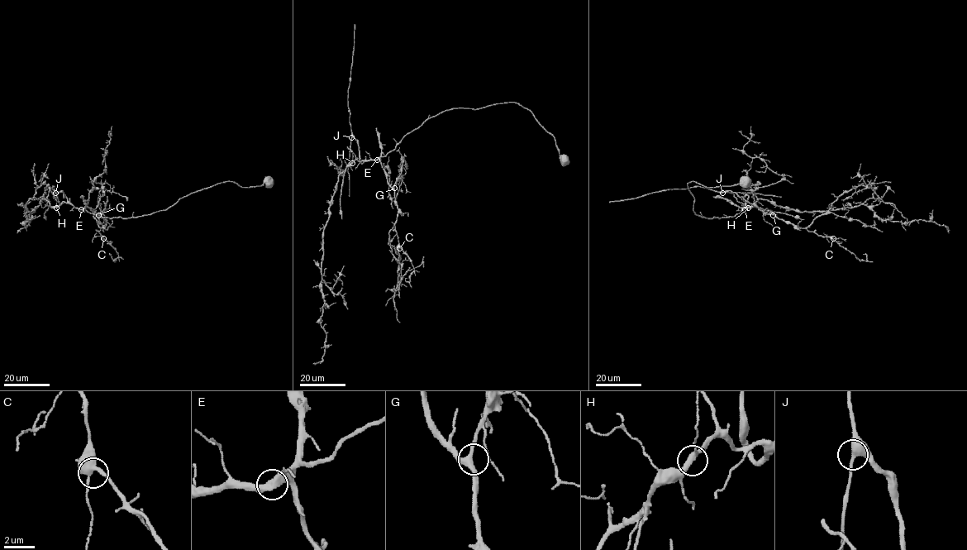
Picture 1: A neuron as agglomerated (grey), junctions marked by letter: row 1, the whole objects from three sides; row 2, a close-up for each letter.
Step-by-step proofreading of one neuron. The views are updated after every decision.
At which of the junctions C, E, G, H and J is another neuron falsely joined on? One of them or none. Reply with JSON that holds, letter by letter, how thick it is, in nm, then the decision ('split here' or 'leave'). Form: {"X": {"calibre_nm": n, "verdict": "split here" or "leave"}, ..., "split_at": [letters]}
{"C": {"calibre_nm": 400, "verdict": "leave"}, "E": {"calibre_nm": 340, "verdict": "leave"}, "G": {"calibre_nm": 320, "verdict": "leave"}, "H": {"calibre_nm": 320, "verdict": "leave"}, "J": {"calibre_nm": 360, "verdict": "leave"}, "split_at": []}

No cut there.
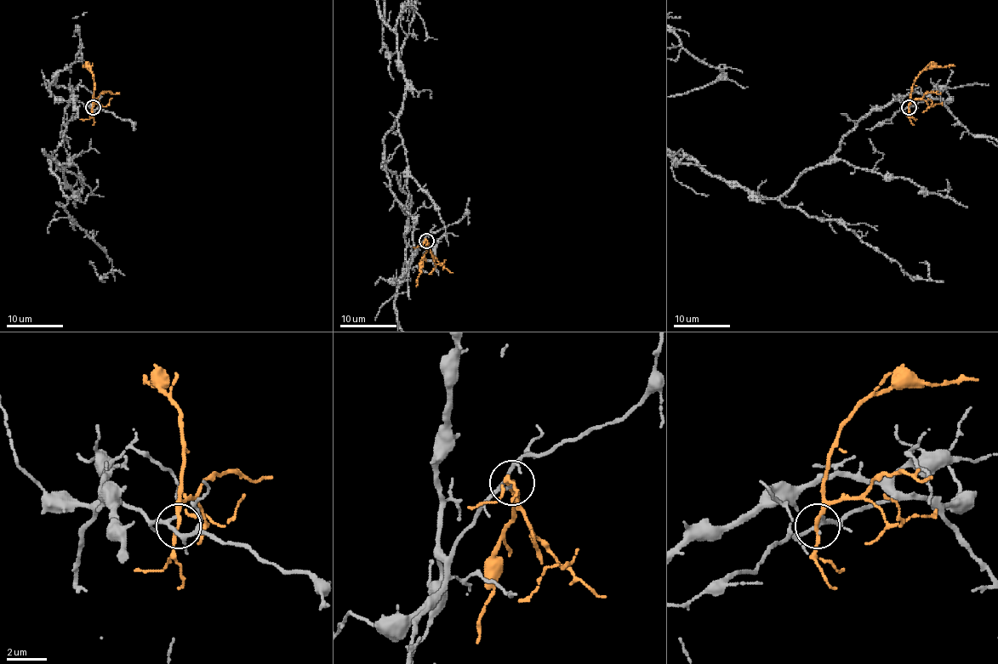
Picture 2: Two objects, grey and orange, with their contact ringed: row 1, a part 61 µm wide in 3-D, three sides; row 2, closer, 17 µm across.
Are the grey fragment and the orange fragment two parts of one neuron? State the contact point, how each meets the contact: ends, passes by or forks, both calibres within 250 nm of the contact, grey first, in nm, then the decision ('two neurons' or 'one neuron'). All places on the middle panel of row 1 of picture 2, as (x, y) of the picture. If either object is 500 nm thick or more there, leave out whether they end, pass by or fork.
(426, 241) | grey passes by | orange passes by | 200/180 nm | two neurons

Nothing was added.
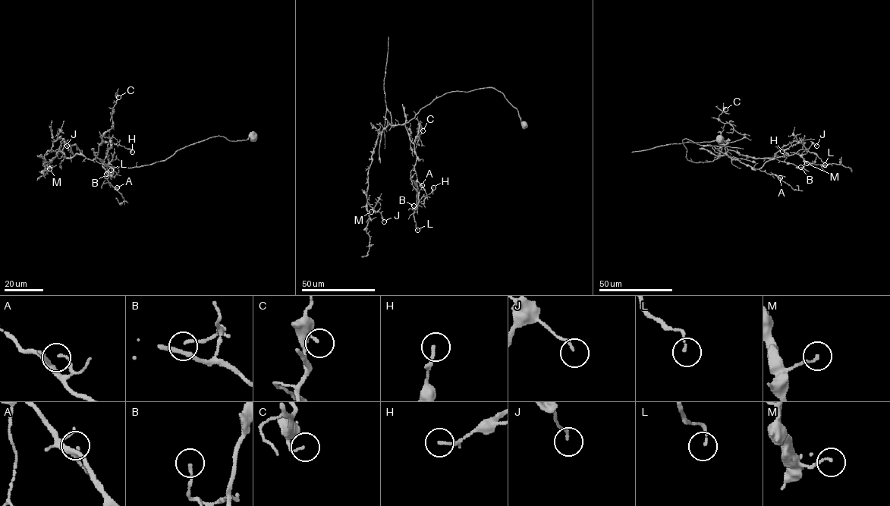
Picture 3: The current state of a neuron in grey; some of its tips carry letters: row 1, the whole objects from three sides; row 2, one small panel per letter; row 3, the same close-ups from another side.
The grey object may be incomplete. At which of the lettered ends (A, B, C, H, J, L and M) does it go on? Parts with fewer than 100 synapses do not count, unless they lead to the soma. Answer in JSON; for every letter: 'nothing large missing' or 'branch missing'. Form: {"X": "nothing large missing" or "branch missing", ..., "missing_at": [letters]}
{"A": "nothing large missing", "B": "nothing large missing", "C": "nothing large missing", "H": "nothing large missing", "J": "nothing large missing", "L": "nothing large missing", "M": "nothing large missing", "missing_at": []}

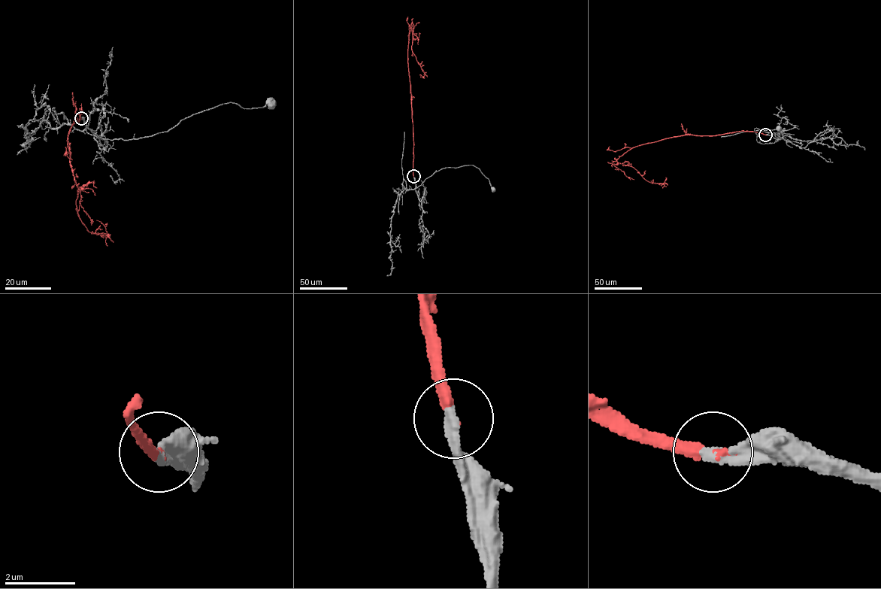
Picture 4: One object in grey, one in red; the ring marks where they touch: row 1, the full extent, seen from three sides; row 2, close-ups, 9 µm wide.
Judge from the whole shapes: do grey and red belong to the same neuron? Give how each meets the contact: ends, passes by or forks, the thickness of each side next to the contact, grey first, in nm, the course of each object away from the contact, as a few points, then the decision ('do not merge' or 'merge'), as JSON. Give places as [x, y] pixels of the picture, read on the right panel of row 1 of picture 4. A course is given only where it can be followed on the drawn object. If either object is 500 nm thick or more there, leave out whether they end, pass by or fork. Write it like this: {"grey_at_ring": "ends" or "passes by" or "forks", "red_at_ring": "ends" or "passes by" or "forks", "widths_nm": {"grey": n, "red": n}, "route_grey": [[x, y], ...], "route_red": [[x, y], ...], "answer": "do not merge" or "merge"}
{"grey_at_ring": "ends", "red_at_ring": "ends", "widths_nm": {"grey": 360, "red": 280}, "route_grey": [[765, 135], [772, 136], [777, 141], [767, 144], [758, 142], [754, 129], [766, 131], [779, 128]], "route_red": [[765, 135], [743, 131], [685, 134], [633, 147], [616, 160], [634, 167], [649, 182], [663, 183], [665, 177]], "answer": "merge"}

